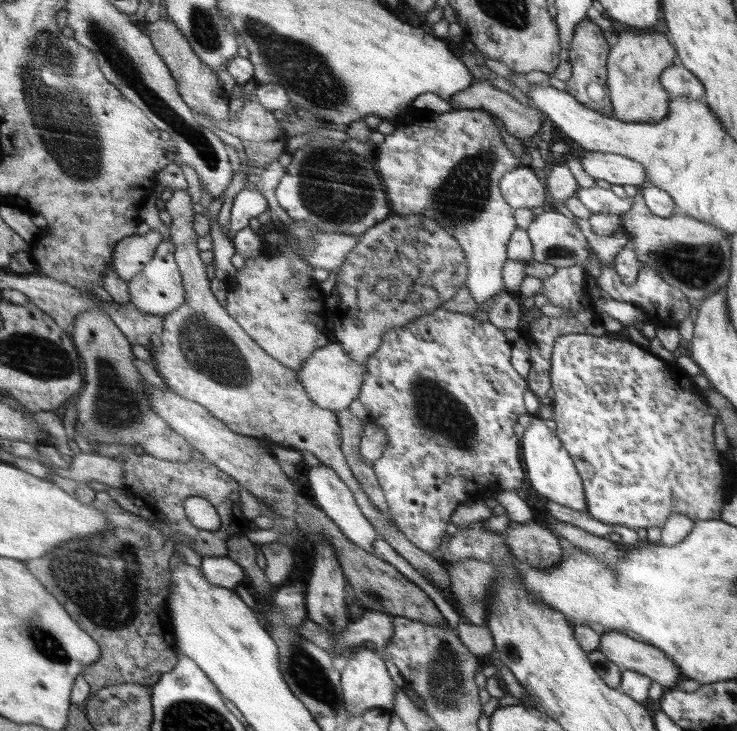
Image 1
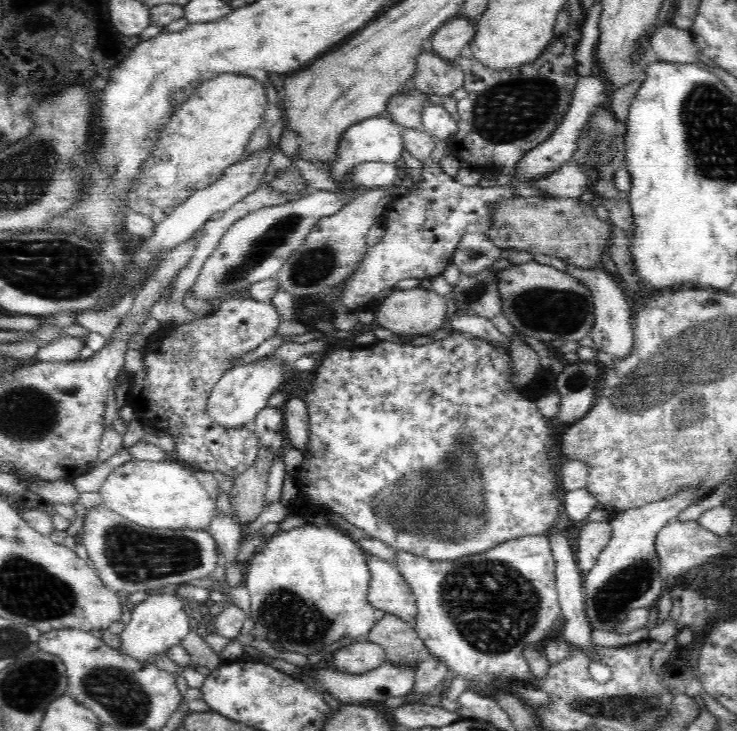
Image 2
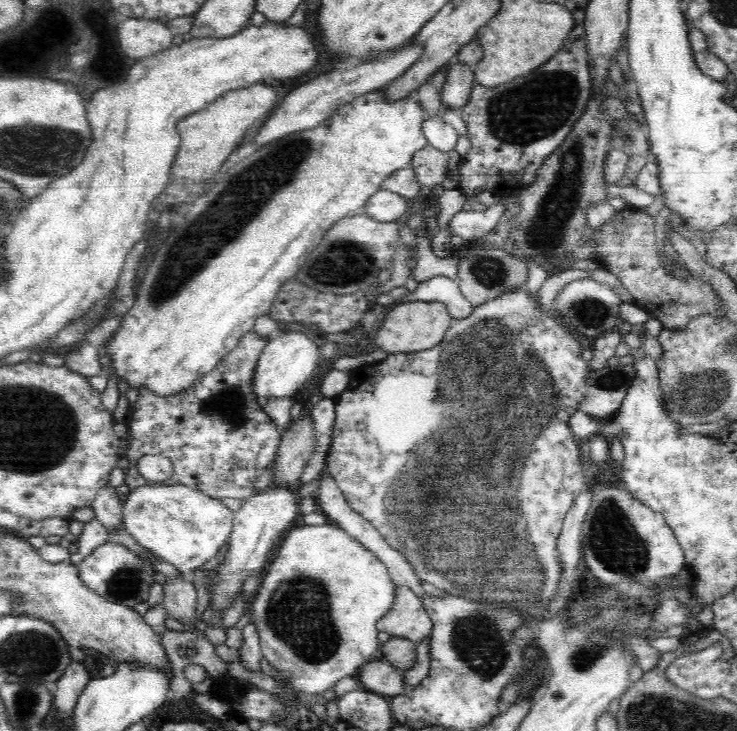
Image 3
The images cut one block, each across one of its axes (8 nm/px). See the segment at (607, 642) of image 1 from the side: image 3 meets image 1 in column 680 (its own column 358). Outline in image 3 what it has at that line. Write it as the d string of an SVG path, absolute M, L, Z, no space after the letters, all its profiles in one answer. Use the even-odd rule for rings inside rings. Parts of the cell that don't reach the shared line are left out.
M383 658L368 661L356 676L362 688L379 695L402 696L410 691L404 684L404 675Z

